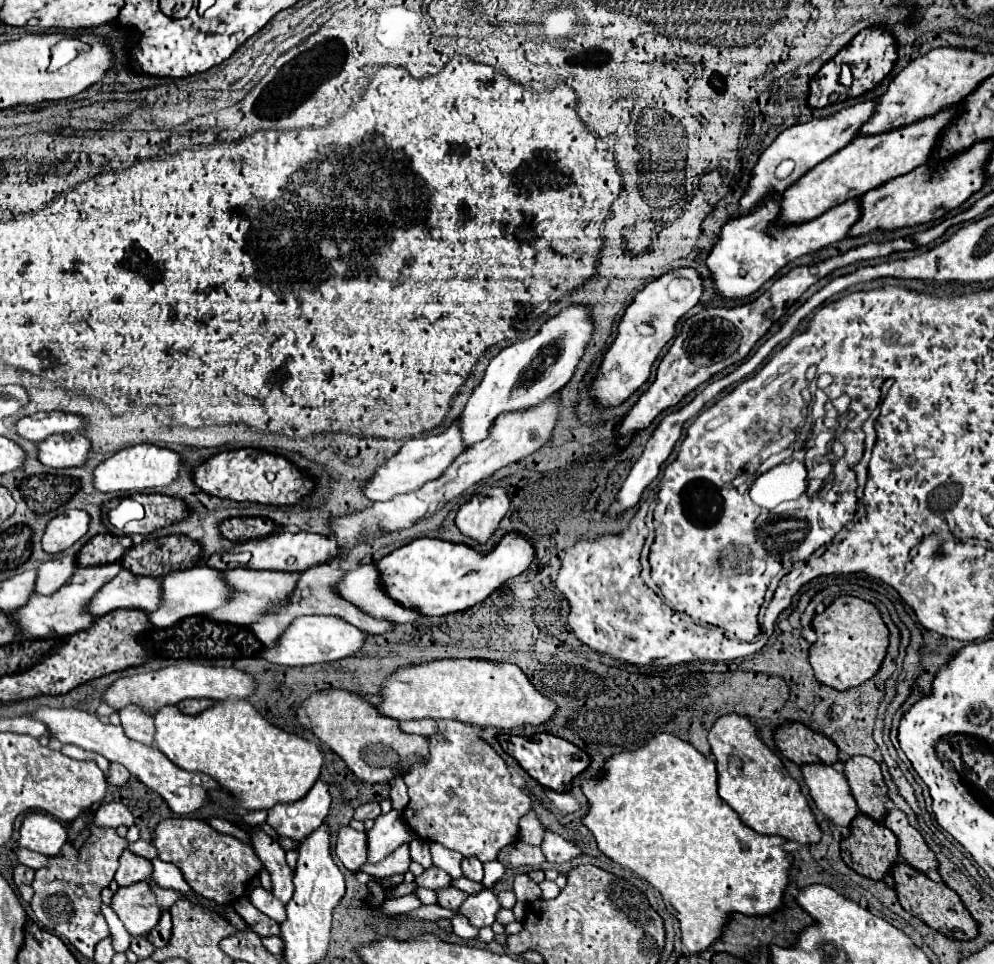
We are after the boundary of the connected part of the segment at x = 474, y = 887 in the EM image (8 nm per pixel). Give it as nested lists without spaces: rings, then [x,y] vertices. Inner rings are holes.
[[[460,878],[460,880],[452,880],[452,886],[456,886],[458,890],[464,890],[464,892],[468,892],[468,894],[476,894],[478,890],[480,890],[480,892],[484,890],[484,886],[482,886],[482,884],[476,884],[476,882],[468,880],[468,878]]]

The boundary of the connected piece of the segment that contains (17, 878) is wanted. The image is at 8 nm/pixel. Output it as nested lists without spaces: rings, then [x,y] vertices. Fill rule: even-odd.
[[[18,864],[18,866],[14,868],[14,884],[16,884],[16,886],[20,886],[20,884],[30,884],[32,880],[34,880],[34,870],[32,870],[32,868],[22,866],[22,864]]]

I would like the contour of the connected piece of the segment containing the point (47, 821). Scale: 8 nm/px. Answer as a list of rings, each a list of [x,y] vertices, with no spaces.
[[[28,812],[20,826],[18,844],[22,848],[56,856],[66,842],[66,828],[44,812]]]

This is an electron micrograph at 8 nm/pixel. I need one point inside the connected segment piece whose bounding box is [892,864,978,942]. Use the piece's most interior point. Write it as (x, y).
(941, 908)

